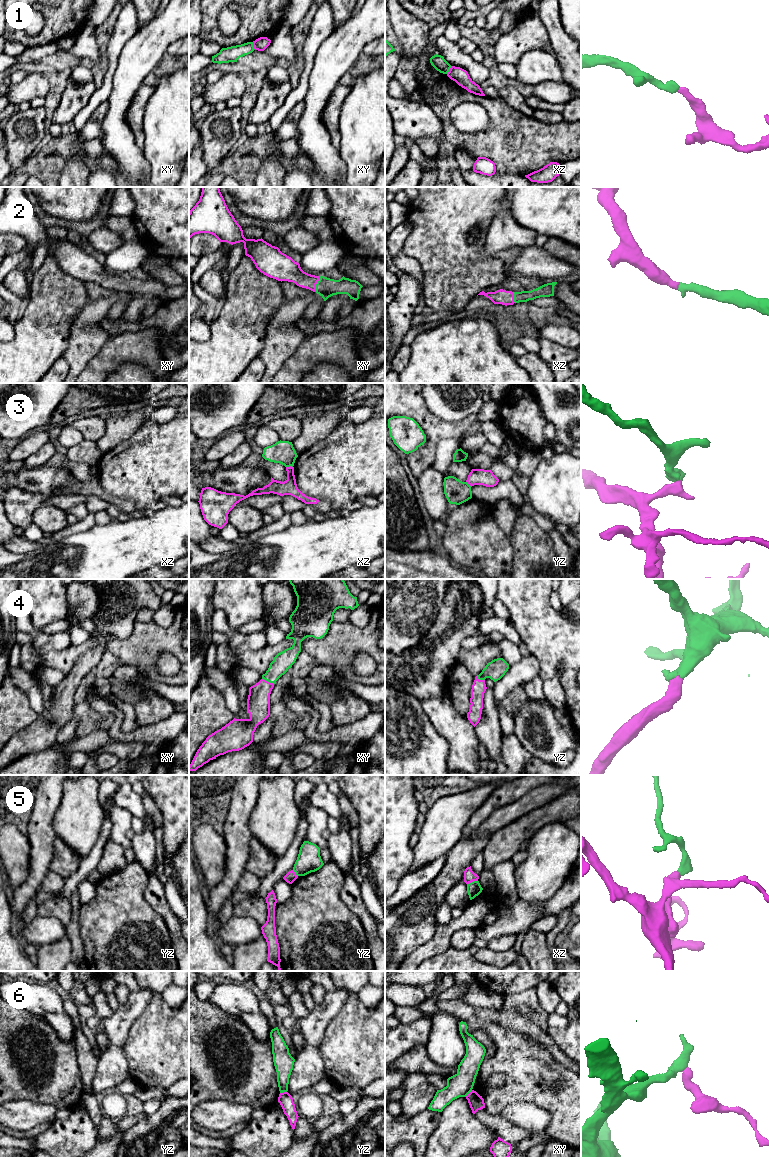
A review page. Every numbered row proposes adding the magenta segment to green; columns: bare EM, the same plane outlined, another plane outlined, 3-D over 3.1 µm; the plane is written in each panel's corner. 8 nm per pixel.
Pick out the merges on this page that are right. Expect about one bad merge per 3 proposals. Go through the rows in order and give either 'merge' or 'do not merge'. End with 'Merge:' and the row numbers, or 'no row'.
1: do not merge
2: merge
3: do not merge
4: merge
5: do not merge
6: do not merge
Merge: 2, 4

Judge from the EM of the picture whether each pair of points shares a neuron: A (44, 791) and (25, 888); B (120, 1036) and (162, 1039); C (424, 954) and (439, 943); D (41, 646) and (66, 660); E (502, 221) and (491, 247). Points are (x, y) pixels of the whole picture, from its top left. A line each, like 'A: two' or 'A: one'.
A: one
B: two
C: one
D: two
E: one

